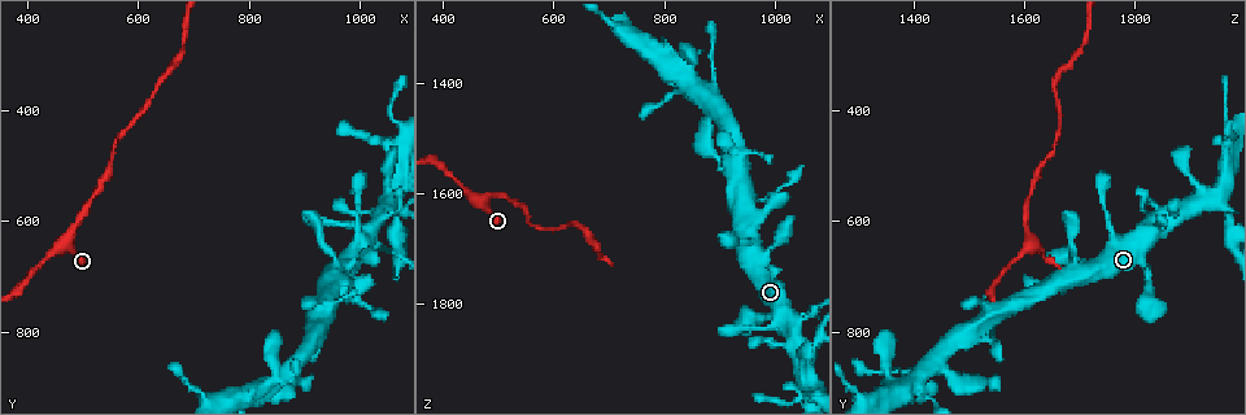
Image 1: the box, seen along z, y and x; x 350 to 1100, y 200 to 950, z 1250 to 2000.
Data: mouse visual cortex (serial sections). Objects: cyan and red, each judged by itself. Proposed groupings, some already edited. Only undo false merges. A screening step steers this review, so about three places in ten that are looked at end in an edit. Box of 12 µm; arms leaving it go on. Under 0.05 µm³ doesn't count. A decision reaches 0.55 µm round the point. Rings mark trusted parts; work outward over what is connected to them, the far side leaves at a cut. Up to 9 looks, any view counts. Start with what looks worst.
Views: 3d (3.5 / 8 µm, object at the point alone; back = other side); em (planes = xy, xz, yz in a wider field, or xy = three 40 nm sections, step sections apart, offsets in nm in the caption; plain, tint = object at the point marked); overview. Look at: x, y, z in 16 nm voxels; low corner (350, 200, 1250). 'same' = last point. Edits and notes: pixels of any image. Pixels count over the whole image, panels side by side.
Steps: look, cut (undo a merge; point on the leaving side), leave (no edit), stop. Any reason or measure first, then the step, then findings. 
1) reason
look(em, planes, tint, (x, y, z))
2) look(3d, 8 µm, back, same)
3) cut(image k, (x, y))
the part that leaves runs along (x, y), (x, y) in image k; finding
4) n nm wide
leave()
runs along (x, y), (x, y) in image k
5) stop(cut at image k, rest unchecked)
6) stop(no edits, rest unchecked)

looks like a crossing
look(3d, 3.5 µm, (1025, 610, 1840))

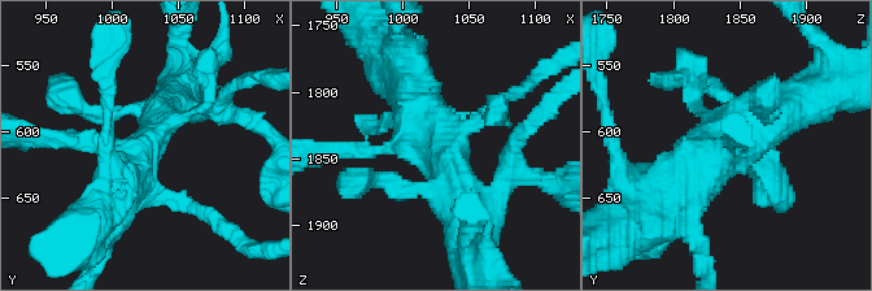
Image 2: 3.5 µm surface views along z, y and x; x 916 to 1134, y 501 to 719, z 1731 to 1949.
look(em, xy, step 3, tint, (1028, 612, 1838))

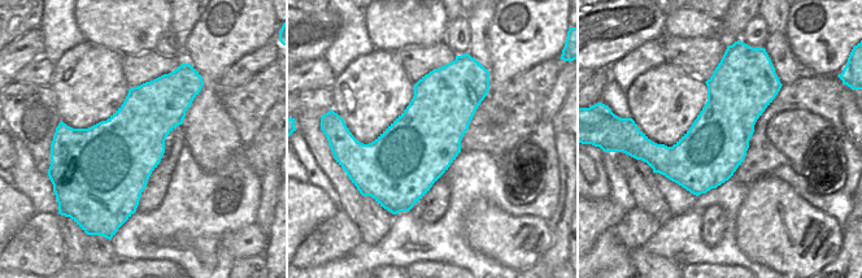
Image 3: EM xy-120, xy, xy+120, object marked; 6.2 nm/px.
leave()
runs along (648, 208), (751, 116), (775, 116) in image 2; one cell here

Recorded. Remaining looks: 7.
abrupt turn
look(3d, 3.5 µm, (470, 630, 1605))

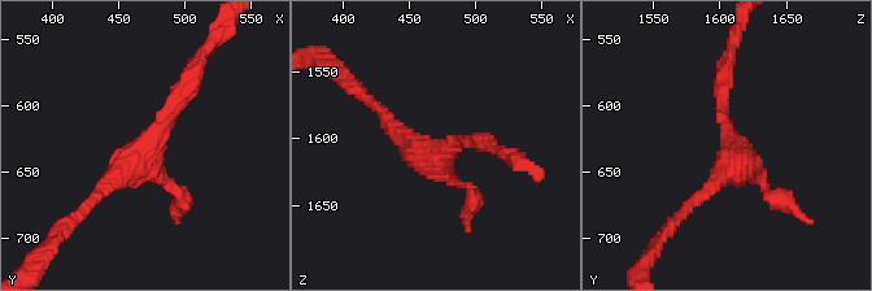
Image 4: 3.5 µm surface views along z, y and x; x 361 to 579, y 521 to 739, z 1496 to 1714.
now the EM
look(em, planes, tint, (472, 632, 1608))

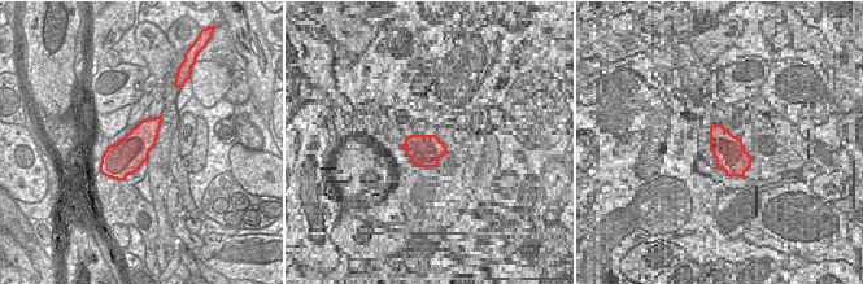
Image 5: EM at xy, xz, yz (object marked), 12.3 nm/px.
another direction
look(em, xy, step 5, tint, same)

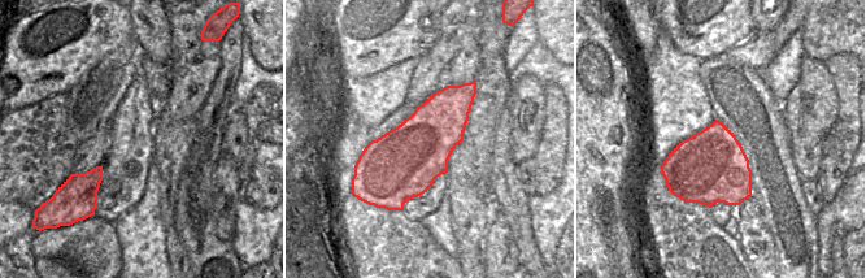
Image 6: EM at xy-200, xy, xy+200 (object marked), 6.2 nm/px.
leave()
runs along (781, 202), (731, 146), (724, 74) in image 4; continuous, no second cell

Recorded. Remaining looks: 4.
four arms meet
look(3d, 3.5 µm, (835, 900, 1410))

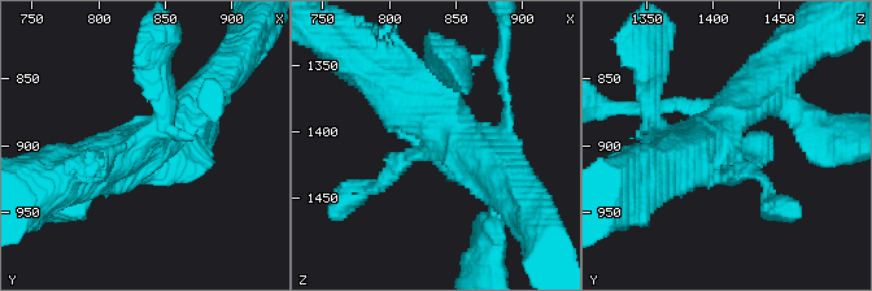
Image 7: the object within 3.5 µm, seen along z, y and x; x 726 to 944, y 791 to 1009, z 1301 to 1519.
look(em, xy, step 1, tint, (834, 902, 1410))

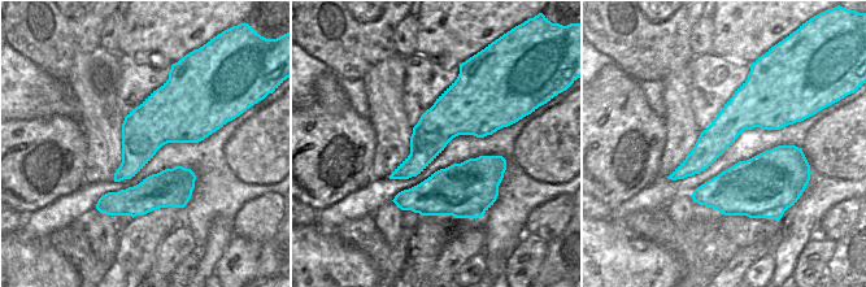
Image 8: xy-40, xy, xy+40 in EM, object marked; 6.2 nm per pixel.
look(em, xy, step 3, tint, same)

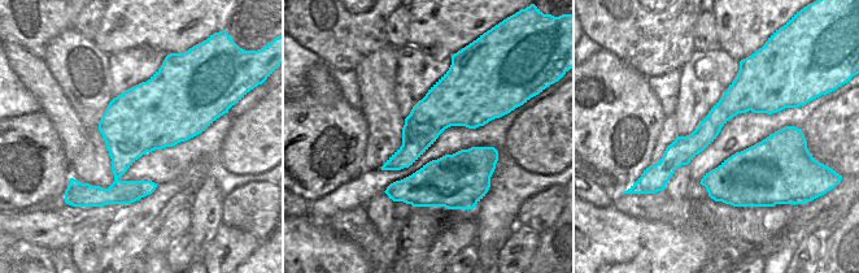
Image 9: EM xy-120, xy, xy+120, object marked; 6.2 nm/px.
leave()
runs along (196, 101), (104, 169), (88, 190) in image 7; all the same cell

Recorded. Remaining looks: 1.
stop(no edits, rest unchecked)

